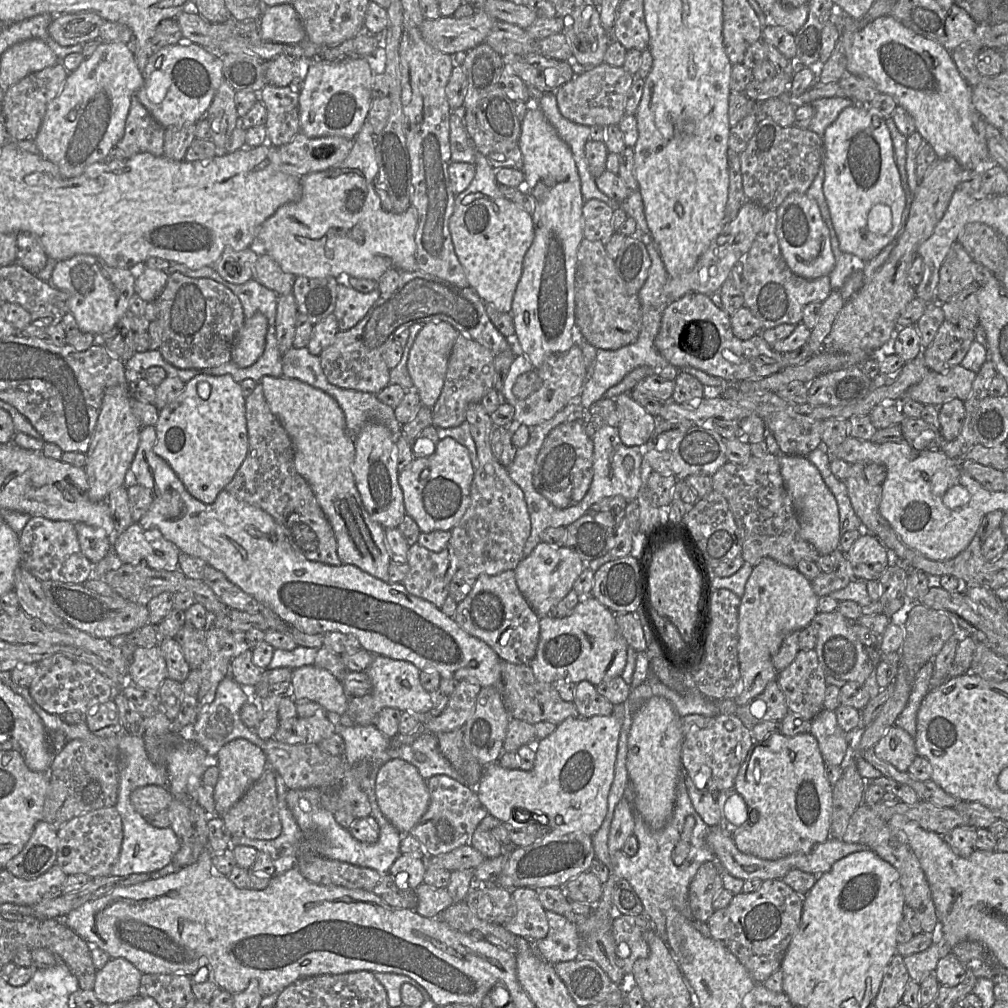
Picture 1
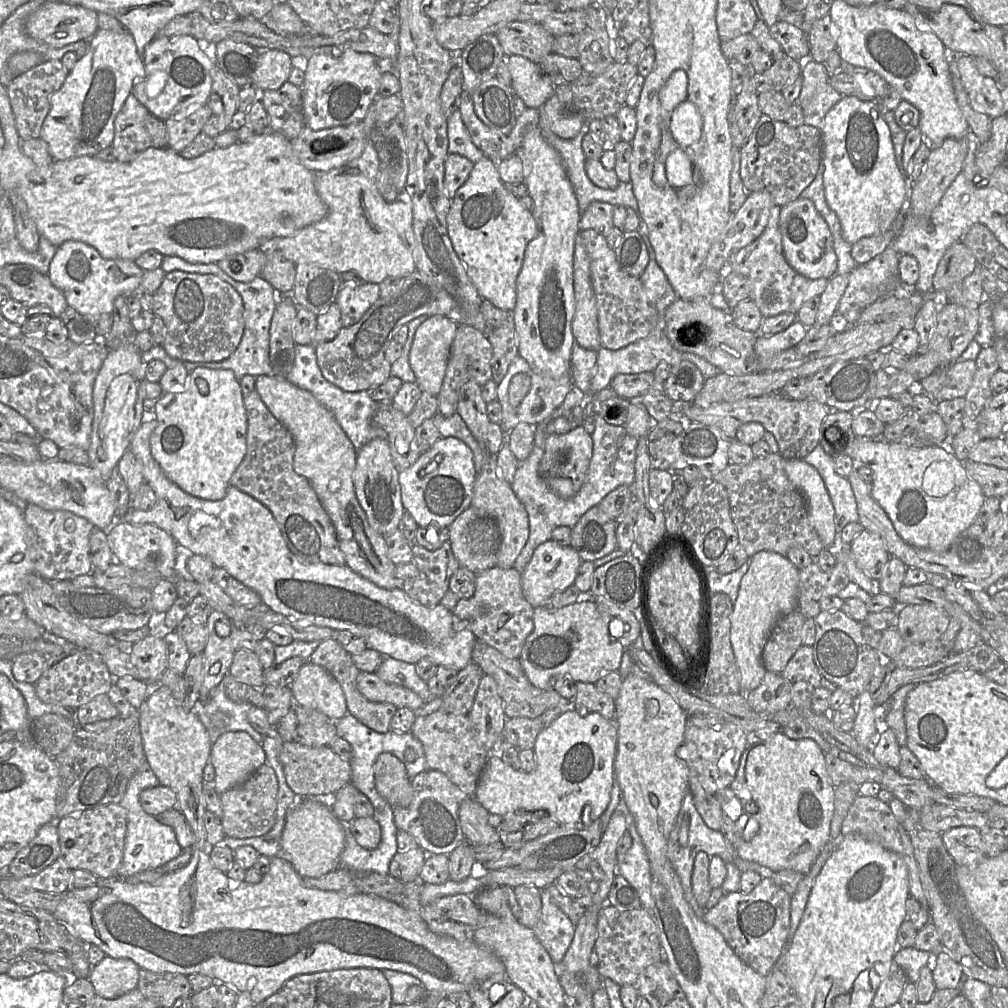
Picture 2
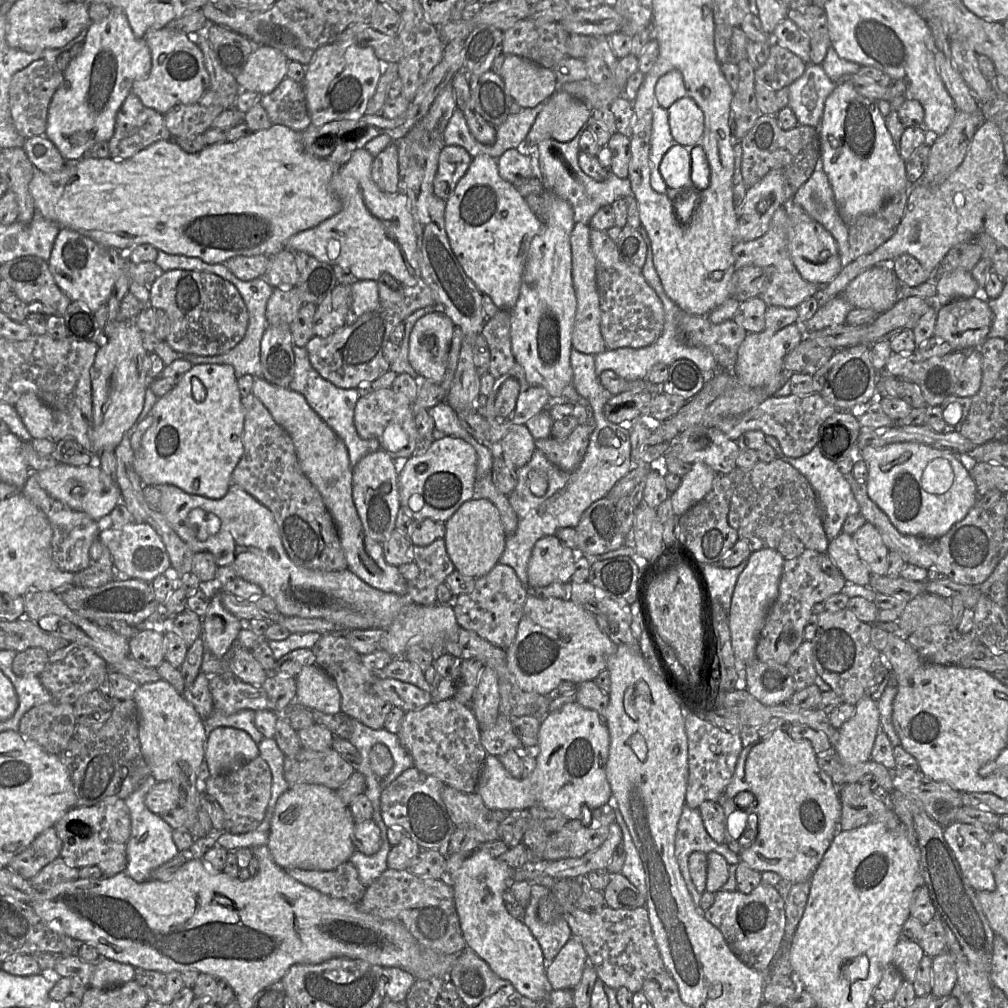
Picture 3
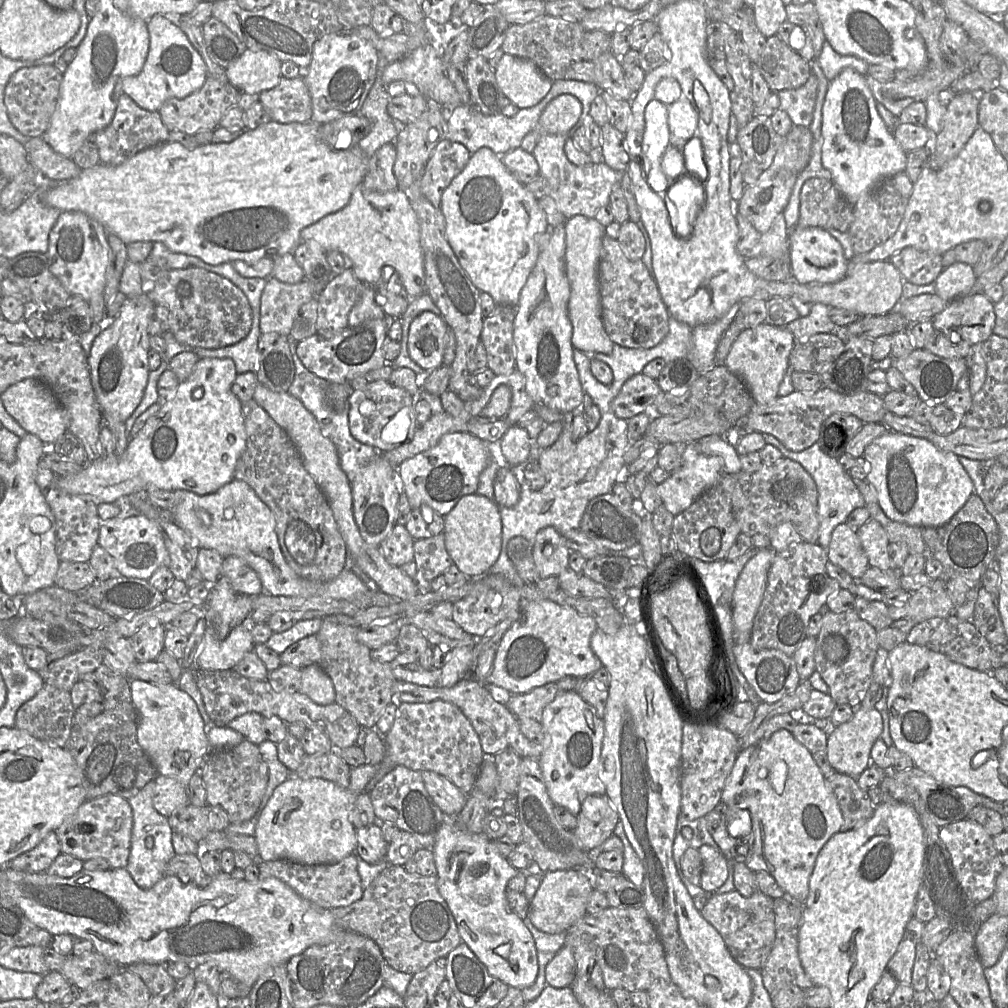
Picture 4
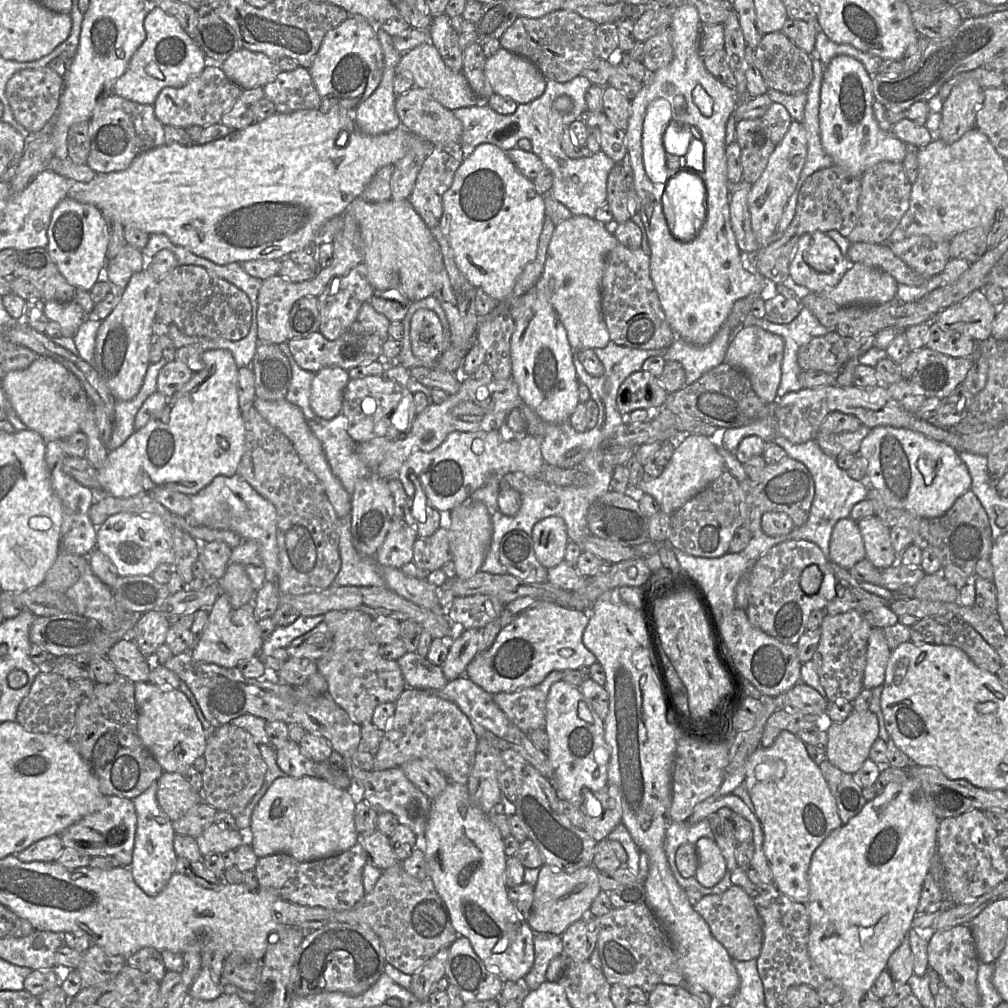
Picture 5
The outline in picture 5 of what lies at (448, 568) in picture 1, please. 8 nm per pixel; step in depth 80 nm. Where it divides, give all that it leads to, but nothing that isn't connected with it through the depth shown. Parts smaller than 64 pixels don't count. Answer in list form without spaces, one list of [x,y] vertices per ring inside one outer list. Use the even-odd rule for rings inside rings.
[[[441,526],[431,536],[418,538],[414,543],[413,563],[417,567],[417,578],[427,579],[434,570],[441,569],[448,561],[453,560],[453,553],[450,549],[450,533],[446,526]]]

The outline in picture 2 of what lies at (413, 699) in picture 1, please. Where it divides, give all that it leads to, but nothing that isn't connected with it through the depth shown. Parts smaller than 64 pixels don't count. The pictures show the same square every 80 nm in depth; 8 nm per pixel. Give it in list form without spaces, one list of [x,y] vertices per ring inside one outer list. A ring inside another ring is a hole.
[[[384,657],[375,674],[384,682],[407,687],[415,692],[425,703],[434,698],[429,691],[427,682],[417,675],[415,664]]]

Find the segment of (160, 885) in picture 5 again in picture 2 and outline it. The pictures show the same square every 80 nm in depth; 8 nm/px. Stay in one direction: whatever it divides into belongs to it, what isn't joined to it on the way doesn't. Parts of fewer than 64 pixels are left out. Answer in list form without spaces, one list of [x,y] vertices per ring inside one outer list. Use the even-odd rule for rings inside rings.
[[[145,760],[142,768],[130,780],[125,794],[119,803],[127,812],[127,832],[123,857],[117,870],[117,876],[120,878],[128,878],[148,869],[162,867],[178,857],[182,852],[182,848],[176,840],[174,829],[161,824],[154,816],[147,814],[140,804],[141,792],[158,785],[160,785],[158,778]]]

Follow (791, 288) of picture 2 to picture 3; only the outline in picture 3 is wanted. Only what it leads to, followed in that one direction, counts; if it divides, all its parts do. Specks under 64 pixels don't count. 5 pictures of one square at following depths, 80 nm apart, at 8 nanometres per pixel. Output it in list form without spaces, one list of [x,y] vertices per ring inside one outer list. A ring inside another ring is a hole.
[[[779,207],[769,224],[768,231],[755,240],[736,242],[732,248],[735,270],[743,266],[758,266],[769,276],[769,284],[758,296],[766,306],[797,308],[804,300],[818,294],[822,286],[805,281],[793,265],[787,249],[787,213]]]

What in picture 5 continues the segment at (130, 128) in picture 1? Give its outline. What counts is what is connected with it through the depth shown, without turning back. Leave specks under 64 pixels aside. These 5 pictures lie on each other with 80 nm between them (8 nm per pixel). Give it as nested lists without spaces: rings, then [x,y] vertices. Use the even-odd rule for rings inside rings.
[[[110,94],[100,99],[89,120],[90,152],[86,164],[97,174],[118,172],[127,169],[141,153],[165,144],[164,125],[157,119],[151,104],[139,104]]]

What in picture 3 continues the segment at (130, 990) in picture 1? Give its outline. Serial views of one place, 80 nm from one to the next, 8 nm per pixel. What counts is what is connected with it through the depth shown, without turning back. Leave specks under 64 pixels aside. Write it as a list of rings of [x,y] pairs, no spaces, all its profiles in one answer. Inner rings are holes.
[[[101,958],[94,966],[90,985],[94,988],[111,988],[135,979],[135,967],[115,960]]]

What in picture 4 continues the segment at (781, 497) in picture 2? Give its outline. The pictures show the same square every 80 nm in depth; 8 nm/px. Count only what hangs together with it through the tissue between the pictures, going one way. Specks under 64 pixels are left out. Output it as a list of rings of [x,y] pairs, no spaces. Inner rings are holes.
[[[782,458],[772,465],[762,465],[756,472],[740,471],[733,475],[732,510],[741,532],[748,535],[753,547],[762,550],[771,548],[771,532],[783,522],[794,525],[802,539],[817,544],[819,536],[817,487],[810,474],[797,462]]]

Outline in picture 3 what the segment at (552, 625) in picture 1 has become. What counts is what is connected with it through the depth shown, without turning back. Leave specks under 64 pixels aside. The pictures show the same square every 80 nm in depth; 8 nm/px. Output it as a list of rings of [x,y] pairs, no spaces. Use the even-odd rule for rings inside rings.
[[[529,593],[524,614],[519,622],[513,643],[506,649],[507,665],[521,689],[540,695],[554,695],[562,681],[570,680],[577,684],[595,680],[607,668],[607,659],[618,650],[618,644],[603,633],[596,618],[582,606],[559,598],[539,598]]]

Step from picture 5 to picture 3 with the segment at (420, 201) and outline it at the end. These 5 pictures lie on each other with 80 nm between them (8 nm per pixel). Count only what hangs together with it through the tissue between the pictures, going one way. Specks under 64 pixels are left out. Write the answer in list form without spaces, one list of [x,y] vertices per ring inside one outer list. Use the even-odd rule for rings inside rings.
[[[445,145],[439,155],[433,182],[434,194],[446,201],[469,169],[472,160],[473,157],[463,147]]]

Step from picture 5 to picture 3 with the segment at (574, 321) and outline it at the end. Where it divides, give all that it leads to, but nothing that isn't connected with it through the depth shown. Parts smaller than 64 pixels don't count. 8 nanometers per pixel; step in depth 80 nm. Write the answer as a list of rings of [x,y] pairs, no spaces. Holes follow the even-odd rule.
[[[576,222],[570,236],[572,252],[572,280],[577,300],[575,322],[572,332],[572,347],[585,354],[596,355],[607,350],[601,334],[601,309],[596,281],[596,259],[590,244],[588,224]]]

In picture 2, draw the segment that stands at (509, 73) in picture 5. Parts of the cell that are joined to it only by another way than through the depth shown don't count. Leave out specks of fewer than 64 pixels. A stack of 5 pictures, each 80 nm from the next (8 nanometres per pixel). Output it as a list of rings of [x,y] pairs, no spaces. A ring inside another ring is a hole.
[[[520,55],[507,57],[511,88],[528,108],[540,108],[550,99],[556,86],[543,76],[539,64]]]

